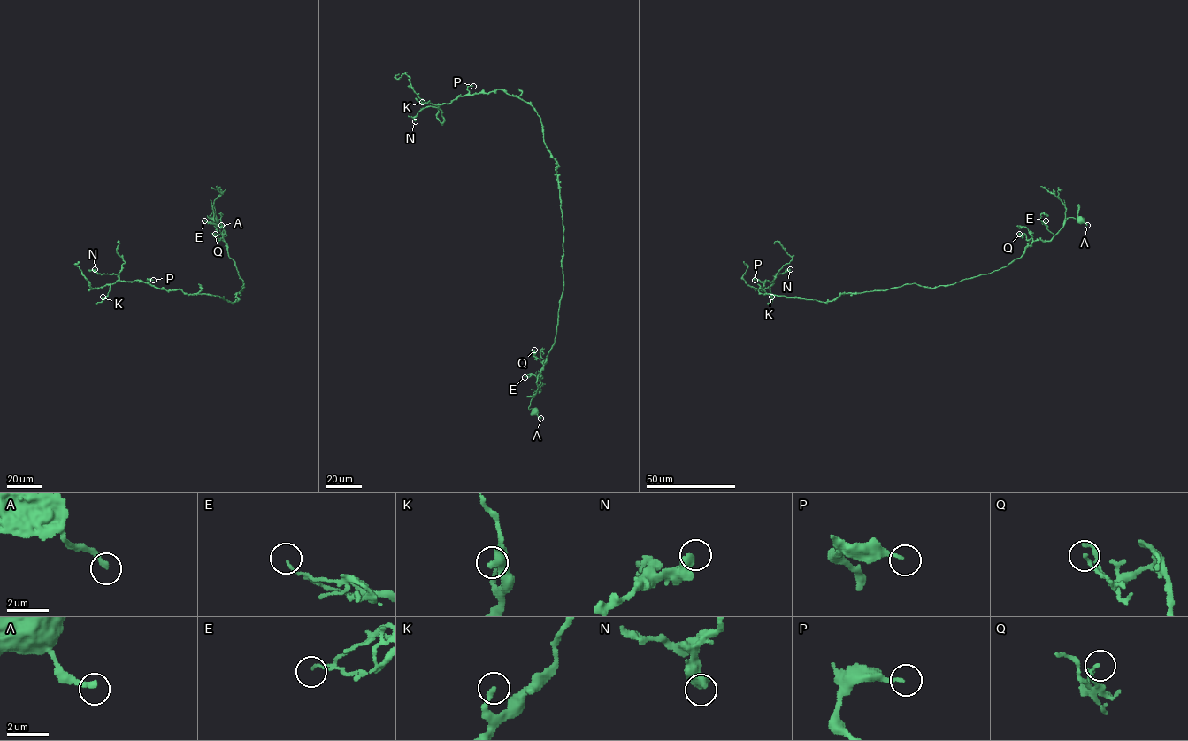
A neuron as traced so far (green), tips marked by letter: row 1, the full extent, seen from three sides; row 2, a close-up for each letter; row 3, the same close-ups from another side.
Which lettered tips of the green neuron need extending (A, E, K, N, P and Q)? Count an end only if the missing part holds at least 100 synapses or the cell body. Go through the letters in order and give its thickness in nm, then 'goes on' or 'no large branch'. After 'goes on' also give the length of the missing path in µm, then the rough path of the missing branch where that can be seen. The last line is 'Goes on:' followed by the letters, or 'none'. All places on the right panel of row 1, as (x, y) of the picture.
A: calibre 280 nm; no large branch
E: calibre 110 nm; no large branch
K: calibre 240 nm; no large branch
N: calibre 480 nm; no large branch
P: calibre 160 nm; no large branch
Q: calibre 140 nm; no large branch
Goes on: none

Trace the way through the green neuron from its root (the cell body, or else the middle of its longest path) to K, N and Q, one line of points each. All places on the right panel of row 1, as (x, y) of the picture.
K: (1080, 220), (1078, 208), (1049, 241), (953, 284), (823, 303), (761, 293), (766, 280), (771, 297)
N: (1080, 220), (1078, 208), (1004, 267), (932, 288), (824, 303), (759, 291), (790, 269)
Q: (1080, 220), (1078, 208), (1077, 217), (1068, 218), (1049, 241), (1031, 238), (1027, 240), (1025, 235), (1019, 234)

